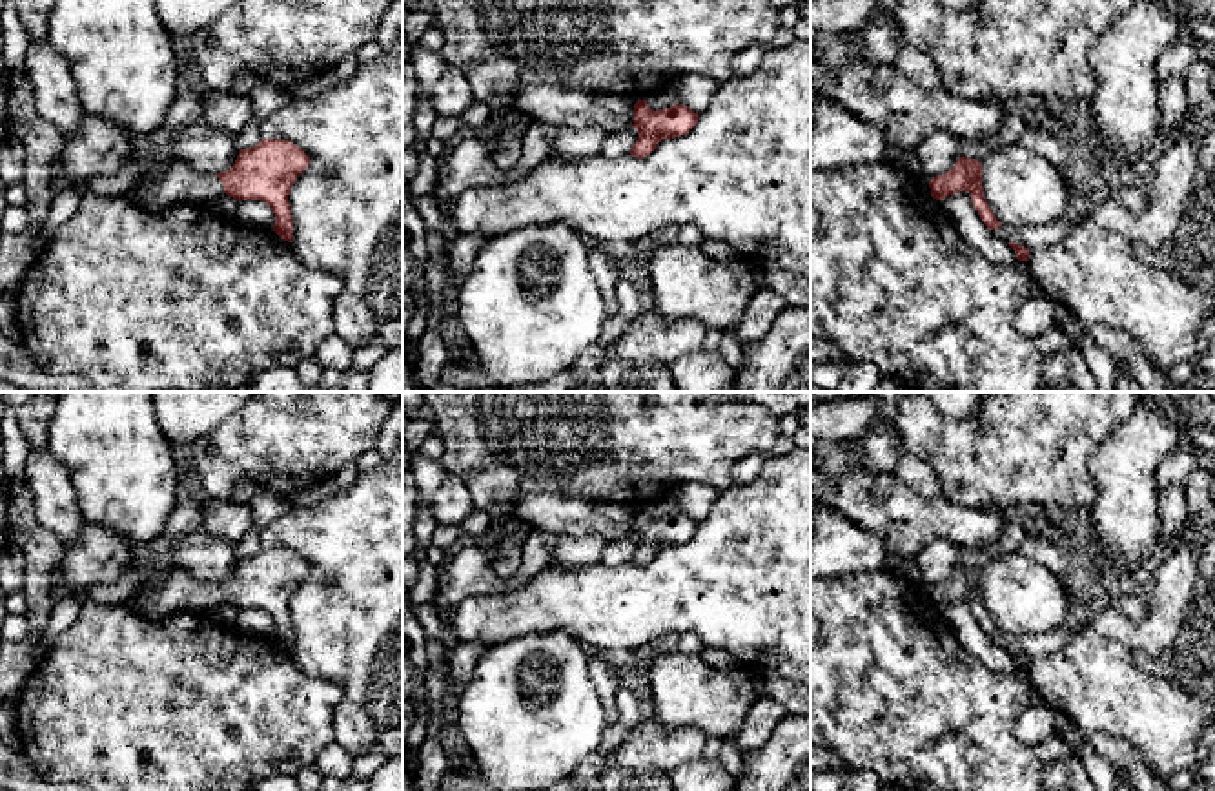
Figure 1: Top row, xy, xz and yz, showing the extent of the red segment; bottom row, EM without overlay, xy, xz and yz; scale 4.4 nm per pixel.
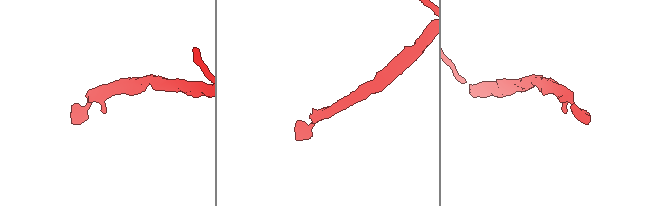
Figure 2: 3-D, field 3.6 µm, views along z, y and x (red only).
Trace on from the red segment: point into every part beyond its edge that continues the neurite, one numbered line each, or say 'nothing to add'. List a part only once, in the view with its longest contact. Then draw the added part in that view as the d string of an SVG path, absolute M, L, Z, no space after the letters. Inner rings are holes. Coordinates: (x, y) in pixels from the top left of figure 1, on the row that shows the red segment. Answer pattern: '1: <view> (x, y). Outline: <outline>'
1: xz (547, 104). Outline: M528 86L514 93L510 104L536 122L559 128L601 128L607 133L634 124L634 104L616 95L590 93L559 86Z

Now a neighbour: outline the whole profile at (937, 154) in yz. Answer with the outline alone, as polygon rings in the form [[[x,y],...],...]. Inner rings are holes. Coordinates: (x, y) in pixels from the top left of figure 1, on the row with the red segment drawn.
[[[947,131],[927,135],[913,151],[920,164],[920,182],[951,171],[962,157],[958,139]]]

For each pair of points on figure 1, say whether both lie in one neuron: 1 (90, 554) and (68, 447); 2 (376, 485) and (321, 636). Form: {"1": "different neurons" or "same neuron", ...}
{"1": "different neurons", "2": "same neuron"}

